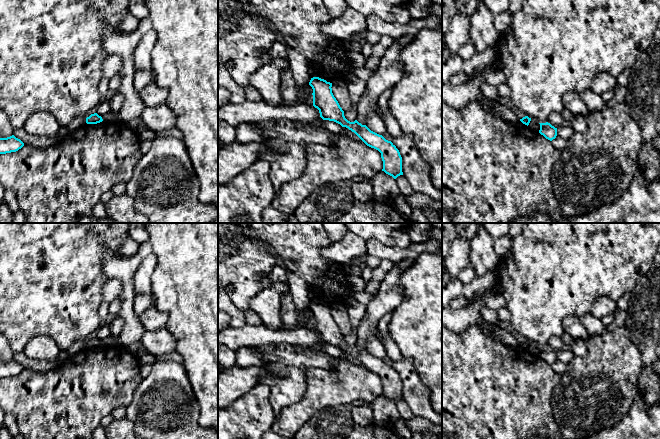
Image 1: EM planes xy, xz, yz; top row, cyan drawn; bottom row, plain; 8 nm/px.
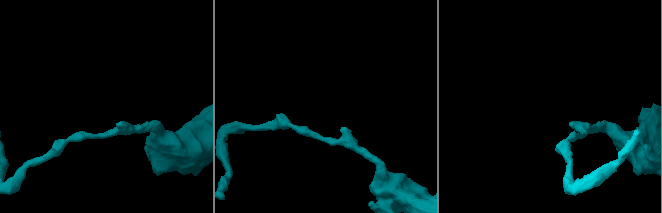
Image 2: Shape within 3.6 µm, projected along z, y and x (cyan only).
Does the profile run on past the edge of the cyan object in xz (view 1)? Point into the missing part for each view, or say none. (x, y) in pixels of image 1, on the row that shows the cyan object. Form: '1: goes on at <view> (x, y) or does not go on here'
1: does not go on here

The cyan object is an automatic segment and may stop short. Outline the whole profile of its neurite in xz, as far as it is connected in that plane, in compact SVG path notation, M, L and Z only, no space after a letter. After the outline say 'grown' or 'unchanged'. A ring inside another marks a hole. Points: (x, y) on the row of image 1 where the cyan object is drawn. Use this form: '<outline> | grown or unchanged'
M313 77L309 85L313 89L313 106L319 110L320 117L323 120L334 121L342 127L348 128L367 146L378 150L381 153L383 161L382 171L386 174L392 176L394 179L403 175L402 157L396 146L357 120L354 122L348 121L344 116L344 111L332 93L332 83L319 77Z | unchanged

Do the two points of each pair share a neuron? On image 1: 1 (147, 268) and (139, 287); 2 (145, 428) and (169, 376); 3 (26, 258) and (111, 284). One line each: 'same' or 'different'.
1: same
2: same
3: different

